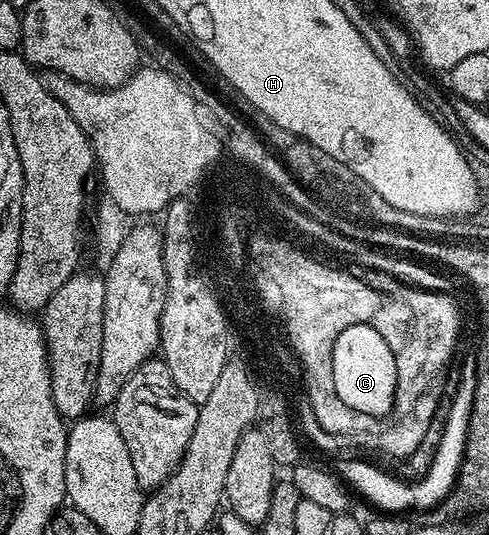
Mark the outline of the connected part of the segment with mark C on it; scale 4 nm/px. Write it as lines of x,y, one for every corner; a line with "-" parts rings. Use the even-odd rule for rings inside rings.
361,323
343,329
333,343
333,363
334,393
339,402
352,411
388,416
397,384
397,356
374,326

